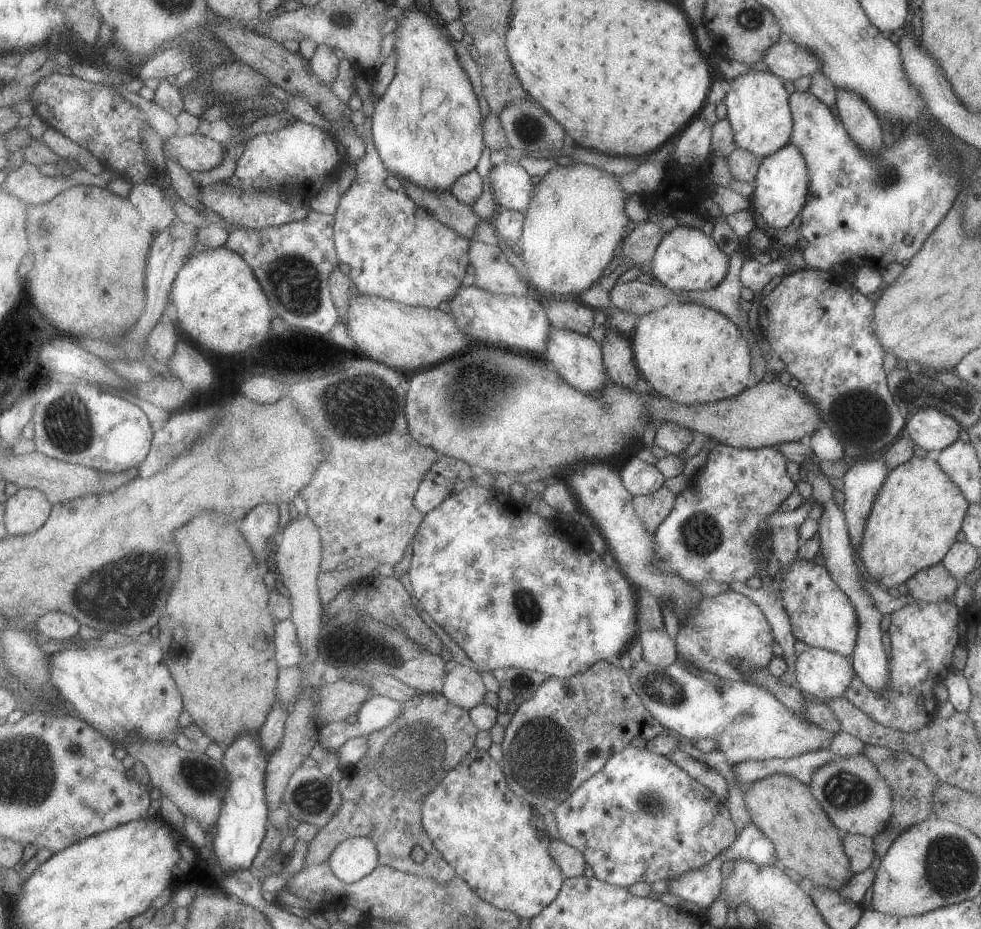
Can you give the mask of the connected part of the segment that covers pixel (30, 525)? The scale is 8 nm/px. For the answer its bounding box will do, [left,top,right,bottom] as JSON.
[7,488,53,534]

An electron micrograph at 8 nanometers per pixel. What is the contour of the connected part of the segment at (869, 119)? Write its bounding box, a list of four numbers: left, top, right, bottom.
[835,88,881,155]

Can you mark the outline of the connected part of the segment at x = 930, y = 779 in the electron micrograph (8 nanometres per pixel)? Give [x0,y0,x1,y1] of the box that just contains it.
[862,745,938,859]

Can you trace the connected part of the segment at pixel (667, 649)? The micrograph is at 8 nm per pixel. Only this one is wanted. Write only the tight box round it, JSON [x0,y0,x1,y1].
[638,629,676,666]

